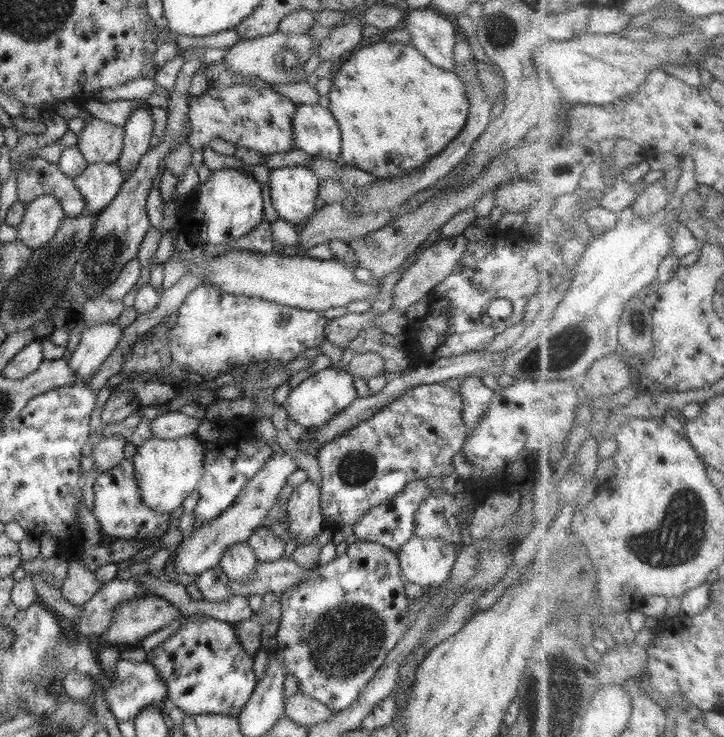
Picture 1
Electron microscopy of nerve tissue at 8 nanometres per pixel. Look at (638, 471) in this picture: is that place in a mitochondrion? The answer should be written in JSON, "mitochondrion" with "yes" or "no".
{"mitochondrion":"no"}

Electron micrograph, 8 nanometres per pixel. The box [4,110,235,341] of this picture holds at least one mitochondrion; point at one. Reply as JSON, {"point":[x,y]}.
{"point":[102,259]}

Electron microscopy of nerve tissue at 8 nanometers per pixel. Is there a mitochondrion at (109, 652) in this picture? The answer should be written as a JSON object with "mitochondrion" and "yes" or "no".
{"mitochondrion":"no"}

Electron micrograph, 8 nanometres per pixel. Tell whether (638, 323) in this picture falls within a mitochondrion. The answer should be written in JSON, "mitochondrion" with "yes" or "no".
{"mitochondrion":"yes"}

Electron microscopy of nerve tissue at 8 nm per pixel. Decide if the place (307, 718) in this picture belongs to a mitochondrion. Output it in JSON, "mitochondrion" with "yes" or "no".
{"mitochondrion":"no"}

